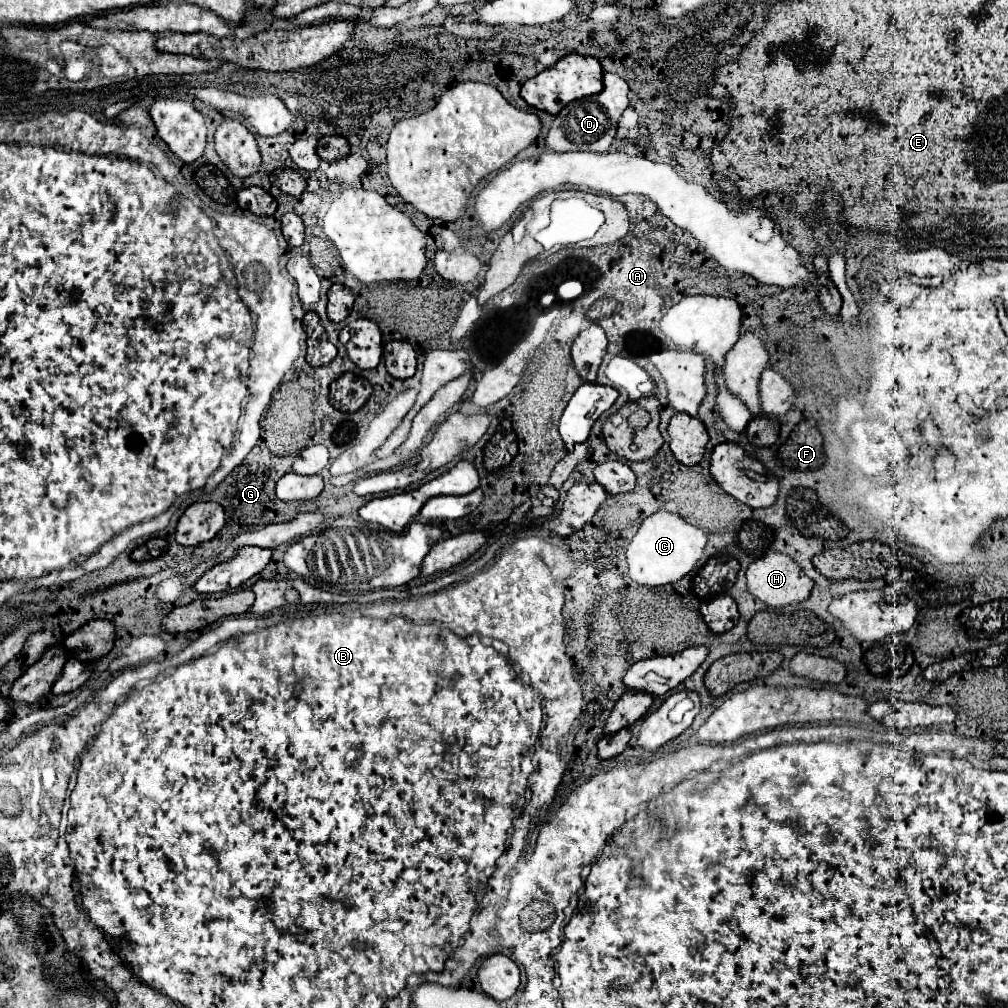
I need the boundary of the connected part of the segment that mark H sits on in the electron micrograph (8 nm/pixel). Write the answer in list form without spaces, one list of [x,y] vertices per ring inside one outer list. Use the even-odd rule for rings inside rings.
[[[769,551],[765,553],[761,559],[755,559],[749,569],[747,569],[747,589],[753,597],[757,597],[759,601],[763,601],[767,607],[785,607],[785,605],[793,605],[793,603],[801,603],[809,597],[813,587],[813,581],[809,577],[803,575],[803,571],[799,569],[799,565],[787,557],[785,553],[775,553]]]

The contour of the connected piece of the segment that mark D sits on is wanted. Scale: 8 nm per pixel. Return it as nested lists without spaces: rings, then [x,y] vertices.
[[[615,73],[603,75],[603,91],[585,99],[577,99],[565,105],[553,119],[551,129],[545,137],[545,145],[553,151],[595,151],[603,153],[611,147],[615,137],[615,125],[621,113],[629,105],[629,85]]]

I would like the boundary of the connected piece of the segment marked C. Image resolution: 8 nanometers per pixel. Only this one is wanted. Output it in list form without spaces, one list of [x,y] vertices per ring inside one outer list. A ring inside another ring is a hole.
[[[657,511],[651,517],[647,517],[637,535],[627,545],[627,565],[629,565],[629,577],[647,587],[661,587],[667,583],[675,583],[681,577],[685,577],[689,571],[693,571],[695,563],[699,561],[703,549],[707,543],[707,535],[683,521],[675,513]]]

